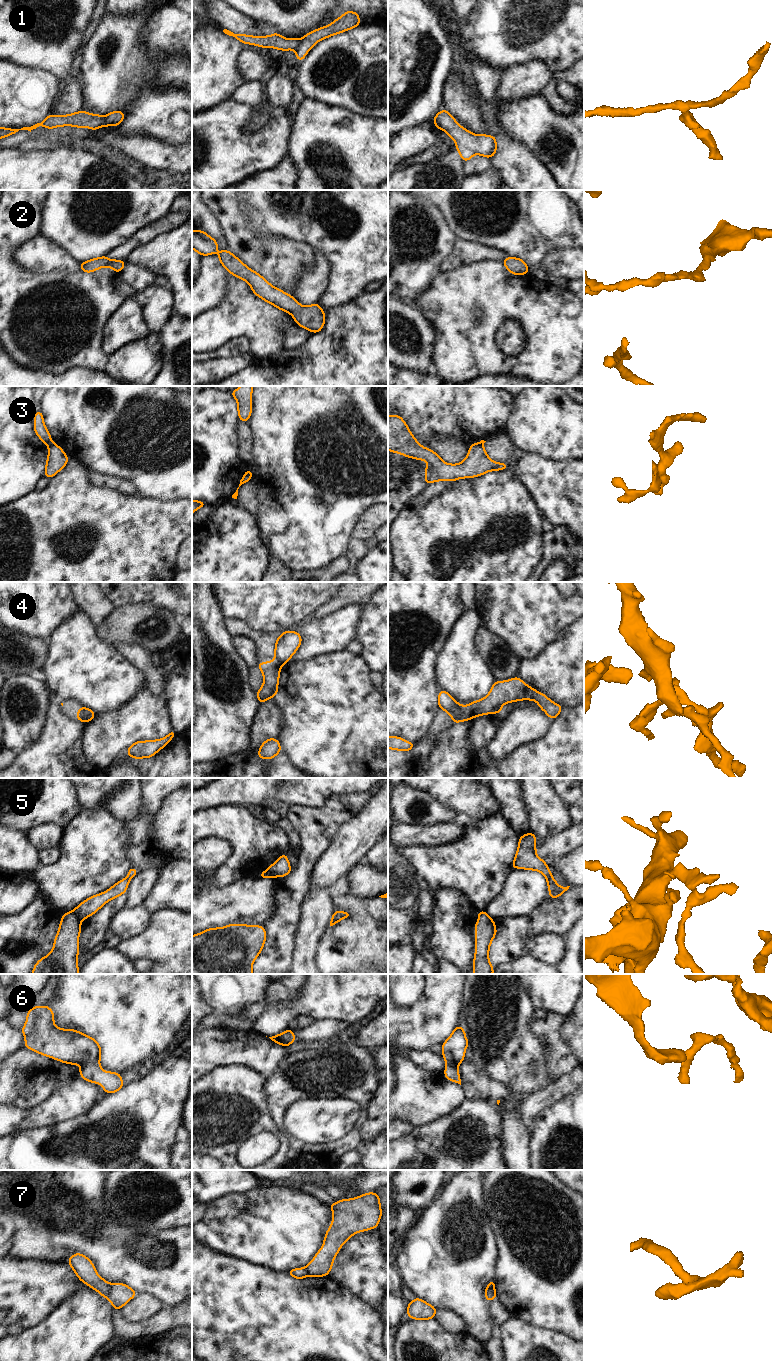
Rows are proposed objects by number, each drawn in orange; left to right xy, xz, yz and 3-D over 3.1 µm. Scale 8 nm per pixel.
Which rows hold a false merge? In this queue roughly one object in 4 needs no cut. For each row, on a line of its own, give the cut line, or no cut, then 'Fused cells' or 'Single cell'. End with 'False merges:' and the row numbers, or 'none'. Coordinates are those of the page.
1: Split along xy (103, 117), (105, 125). Fused cells
2: No split. Single cell
3: Split along xy (53, 443), (49, 446). Fused cells
4: Split along yz (465, 707), (465, 718), (467, 720). Fused cells
5: Split along xy (71, 912), (80, 921). Fused cells
6: Split along xy (98, 1063), (87, 1063), (82, 1067). Fused cells
7: Split along xy (110, 1284), (110, 1290), (106, 1297). Fused cells
False merges: 1, 3, 4, 5, 6, 7.

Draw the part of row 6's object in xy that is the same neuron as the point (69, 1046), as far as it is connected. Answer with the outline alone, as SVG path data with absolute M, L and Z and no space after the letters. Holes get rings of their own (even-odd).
M47 1005L27 1011L21 1032L25 1037L24 1047L41 1055L81 1067L100 1063L102 1051L99 1043L80 1031L56 1027L53 1010Z

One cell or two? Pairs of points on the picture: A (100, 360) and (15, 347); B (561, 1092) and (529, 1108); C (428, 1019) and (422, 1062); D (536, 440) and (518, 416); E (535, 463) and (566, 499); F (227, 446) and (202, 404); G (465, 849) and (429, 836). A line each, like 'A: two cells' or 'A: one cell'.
A: one cell
B: one cell
C: two cells
D: one cell
E: one cell
F: one cell
G: two cells

